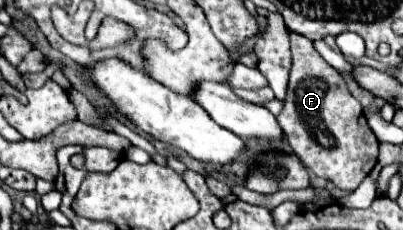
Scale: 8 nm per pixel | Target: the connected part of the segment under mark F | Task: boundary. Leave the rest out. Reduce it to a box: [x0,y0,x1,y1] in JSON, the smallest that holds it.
[276,33,378,191]

